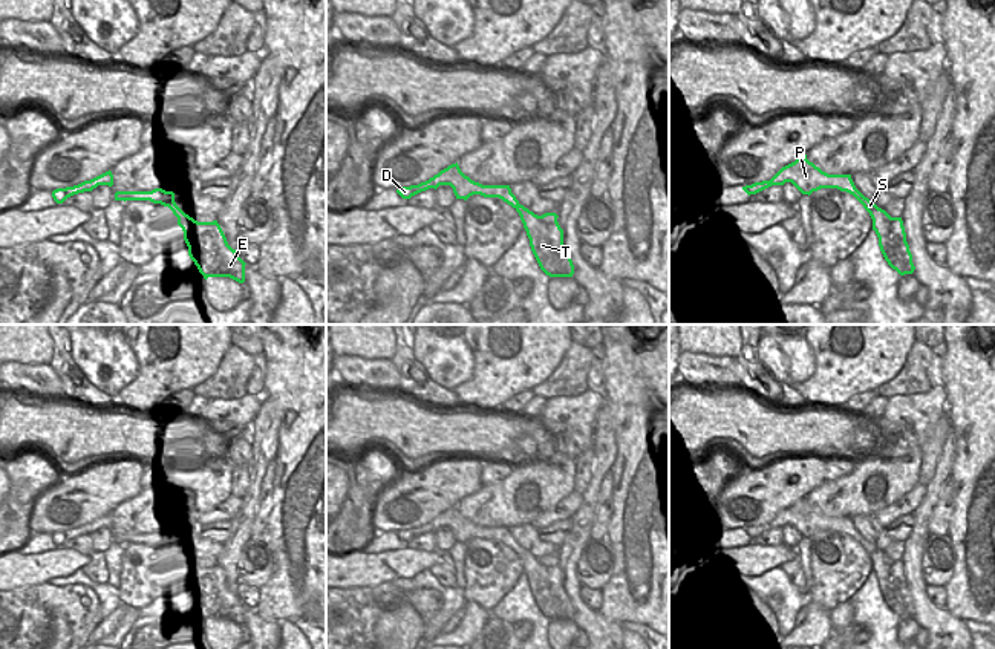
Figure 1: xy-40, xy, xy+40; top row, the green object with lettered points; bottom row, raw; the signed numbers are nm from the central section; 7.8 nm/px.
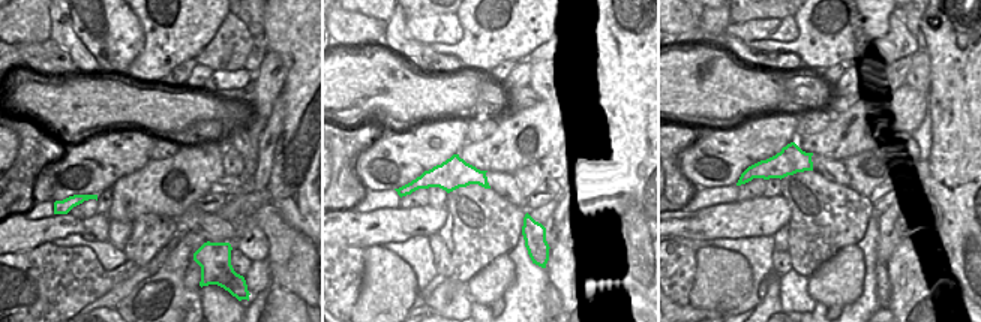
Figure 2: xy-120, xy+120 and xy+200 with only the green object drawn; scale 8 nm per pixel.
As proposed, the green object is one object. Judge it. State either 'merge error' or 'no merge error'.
no merge error

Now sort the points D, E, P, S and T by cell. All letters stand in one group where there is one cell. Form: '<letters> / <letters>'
D E P S T

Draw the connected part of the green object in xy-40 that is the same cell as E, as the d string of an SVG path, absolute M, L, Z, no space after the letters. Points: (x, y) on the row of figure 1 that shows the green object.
M162 188L152 191L116 191L115 201L150 201L168 207L178 217L184 231L188 256L207 280L208 277L230 277L239 283L245 282L245 262L233 249L217 223L197 222L185 214L175 202L175 193Z

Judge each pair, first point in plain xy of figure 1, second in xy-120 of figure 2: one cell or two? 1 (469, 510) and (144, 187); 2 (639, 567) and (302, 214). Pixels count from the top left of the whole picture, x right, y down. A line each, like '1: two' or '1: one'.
1: one
2: one

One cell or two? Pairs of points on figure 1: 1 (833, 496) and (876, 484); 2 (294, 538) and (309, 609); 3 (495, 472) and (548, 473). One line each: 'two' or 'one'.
1: one
2: two
3: two

